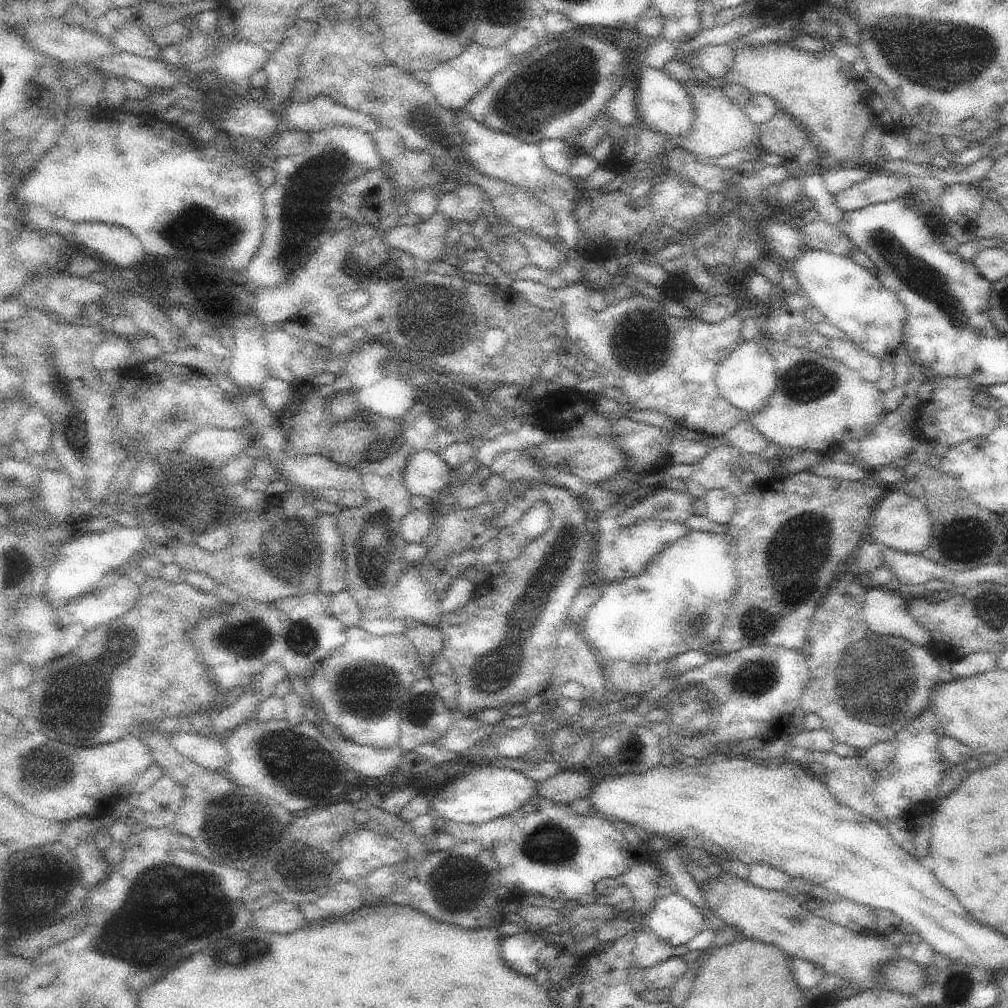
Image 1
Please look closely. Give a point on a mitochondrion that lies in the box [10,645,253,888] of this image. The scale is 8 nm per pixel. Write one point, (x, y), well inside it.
(70, 772)

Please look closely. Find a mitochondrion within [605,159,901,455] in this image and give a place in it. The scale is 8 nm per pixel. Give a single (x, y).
(809, 381)

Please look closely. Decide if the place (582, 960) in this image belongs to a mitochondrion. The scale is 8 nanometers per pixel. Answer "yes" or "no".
no

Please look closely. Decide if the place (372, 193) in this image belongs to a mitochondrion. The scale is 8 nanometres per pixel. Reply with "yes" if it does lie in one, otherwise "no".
no

